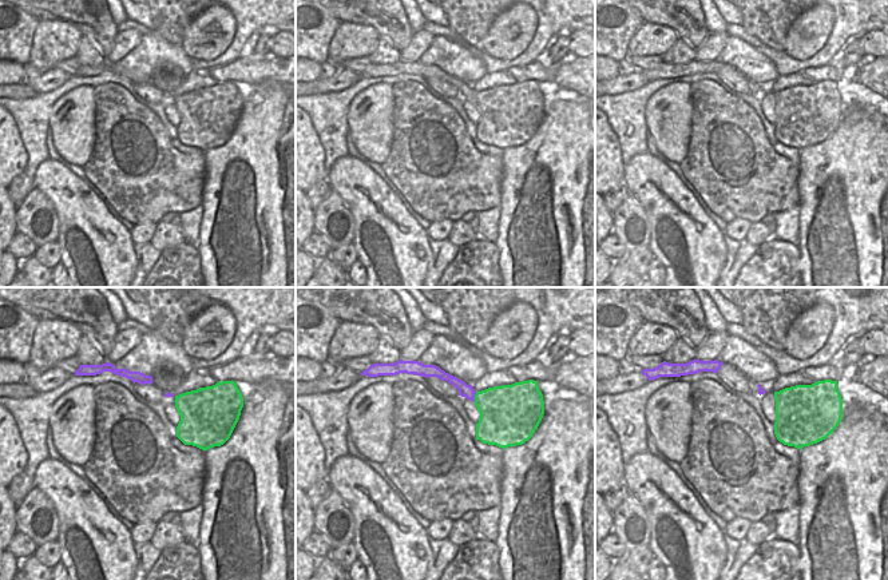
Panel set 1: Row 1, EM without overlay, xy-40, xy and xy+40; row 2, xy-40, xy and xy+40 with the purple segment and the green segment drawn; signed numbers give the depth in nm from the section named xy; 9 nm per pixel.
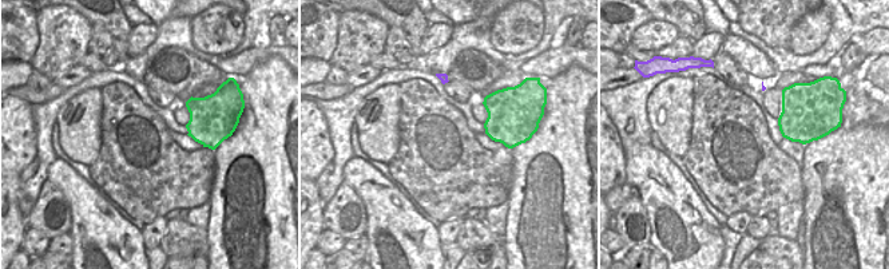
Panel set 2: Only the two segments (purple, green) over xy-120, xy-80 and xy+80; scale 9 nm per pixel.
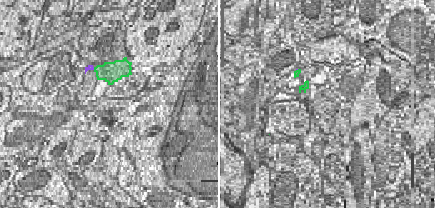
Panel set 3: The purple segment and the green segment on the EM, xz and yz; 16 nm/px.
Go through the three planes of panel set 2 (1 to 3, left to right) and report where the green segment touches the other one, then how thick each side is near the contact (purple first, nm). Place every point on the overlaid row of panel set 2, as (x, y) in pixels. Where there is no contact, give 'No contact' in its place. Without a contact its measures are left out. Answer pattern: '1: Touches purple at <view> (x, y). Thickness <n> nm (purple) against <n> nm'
1: No contact
2: No contact
3: No contact

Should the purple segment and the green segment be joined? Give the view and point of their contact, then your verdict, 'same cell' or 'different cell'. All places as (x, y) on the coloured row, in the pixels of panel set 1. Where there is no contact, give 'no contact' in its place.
xy (474, 397) | same cell

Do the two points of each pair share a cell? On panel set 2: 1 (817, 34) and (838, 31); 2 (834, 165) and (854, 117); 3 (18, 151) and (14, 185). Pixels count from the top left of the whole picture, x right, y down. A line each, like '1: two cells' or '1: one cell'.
1: two cells
2: two cells
3: two cells

